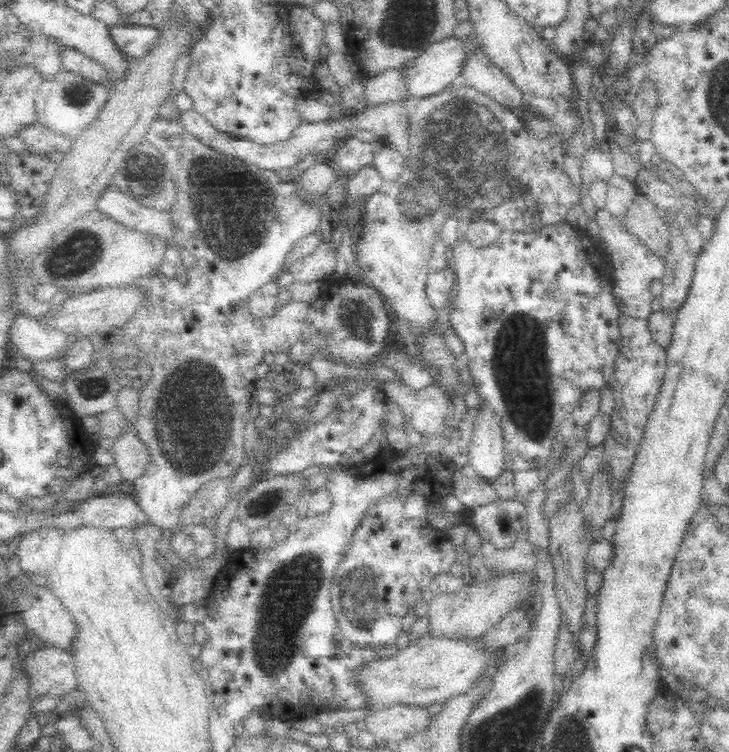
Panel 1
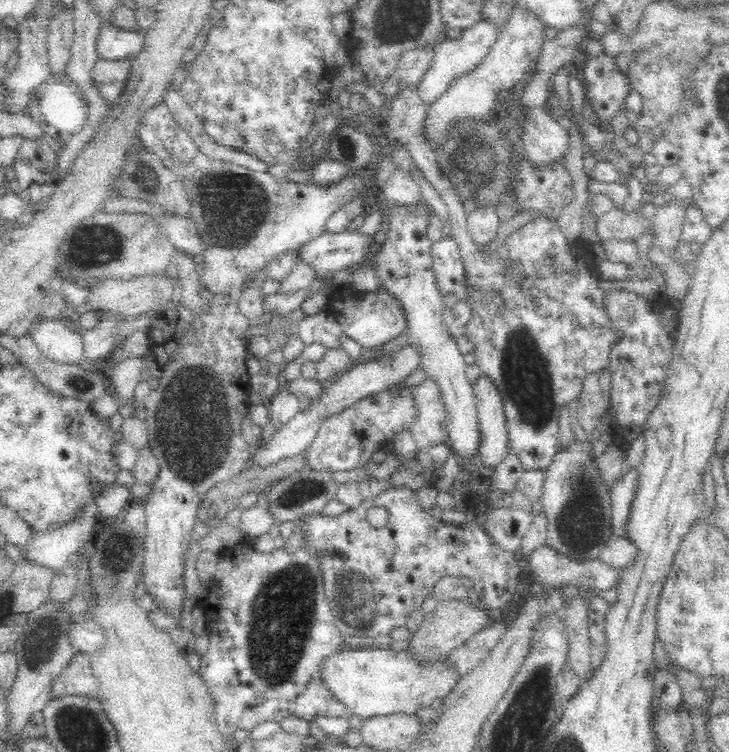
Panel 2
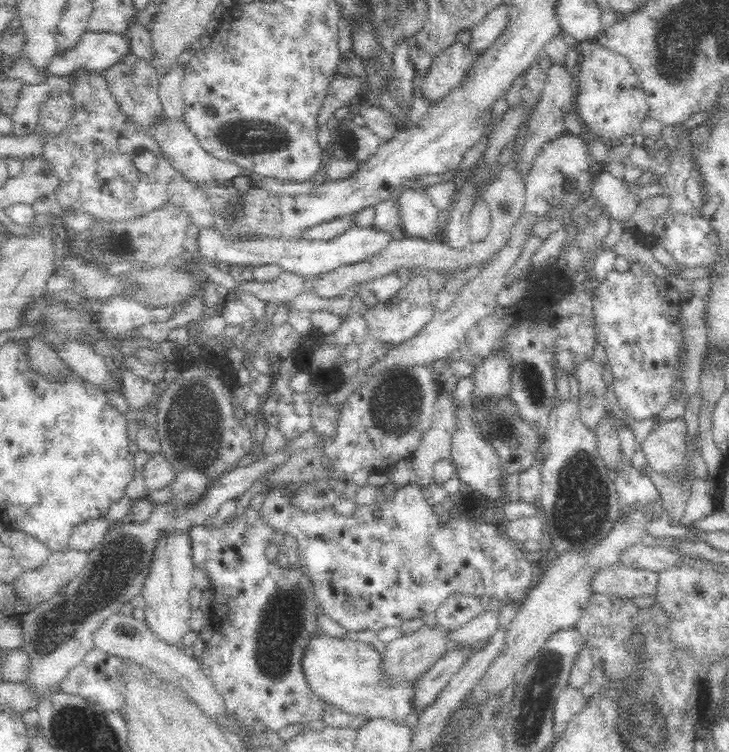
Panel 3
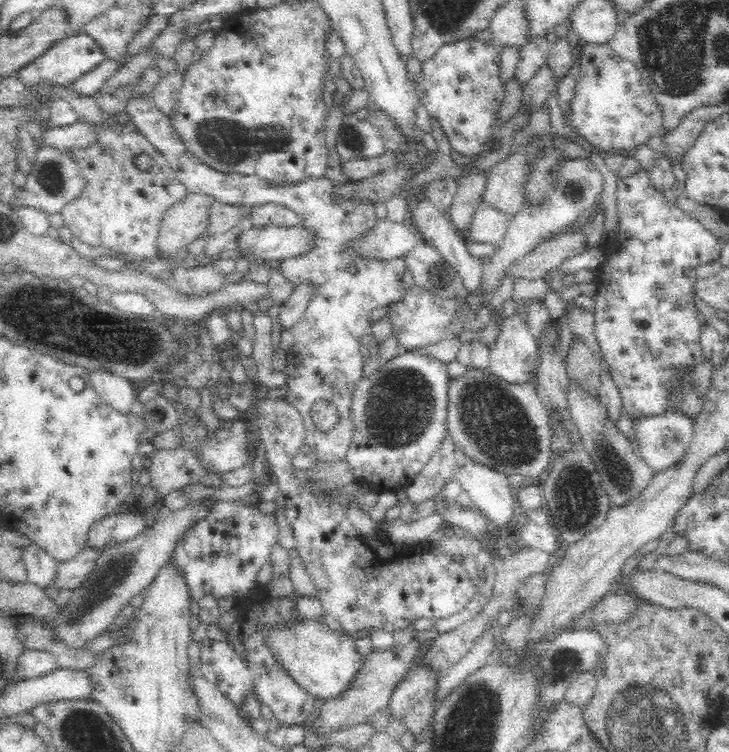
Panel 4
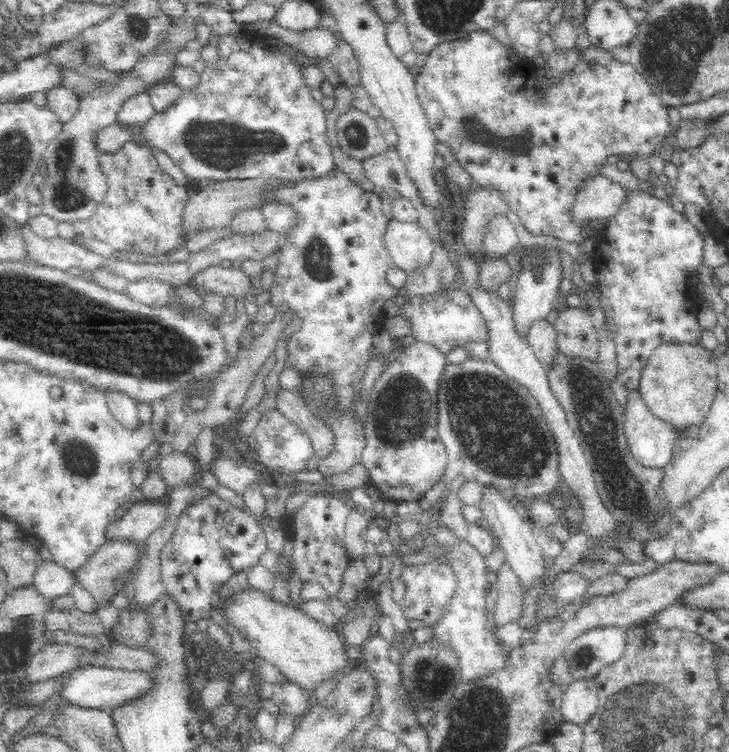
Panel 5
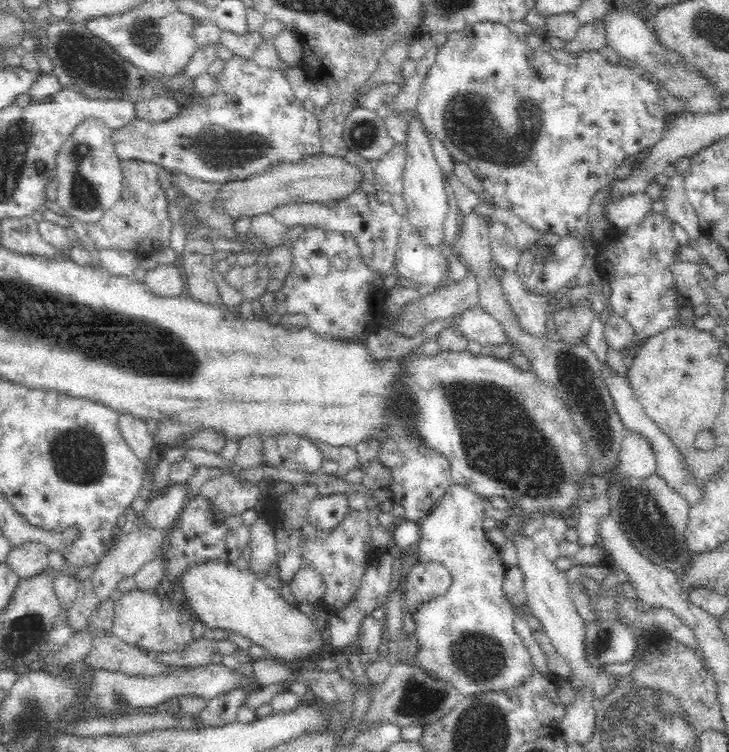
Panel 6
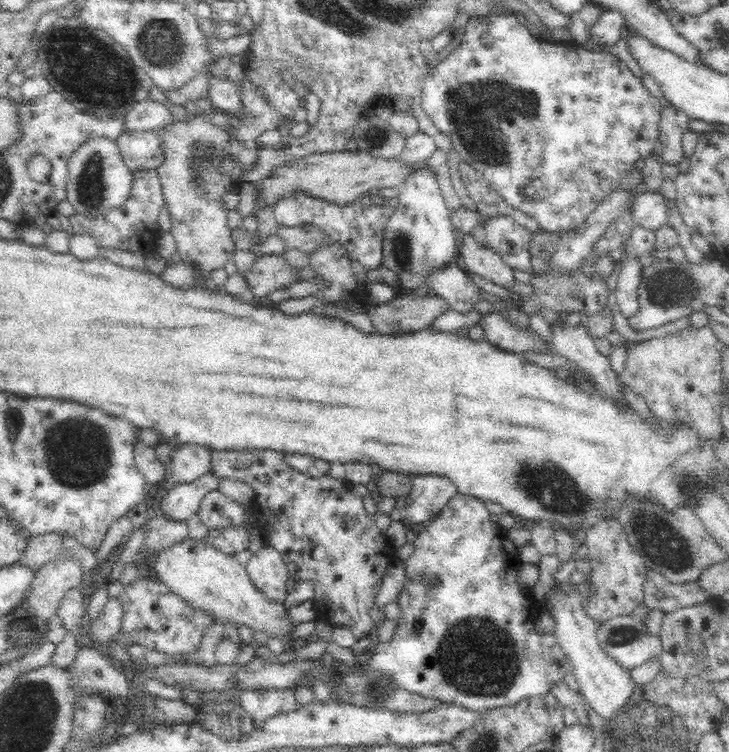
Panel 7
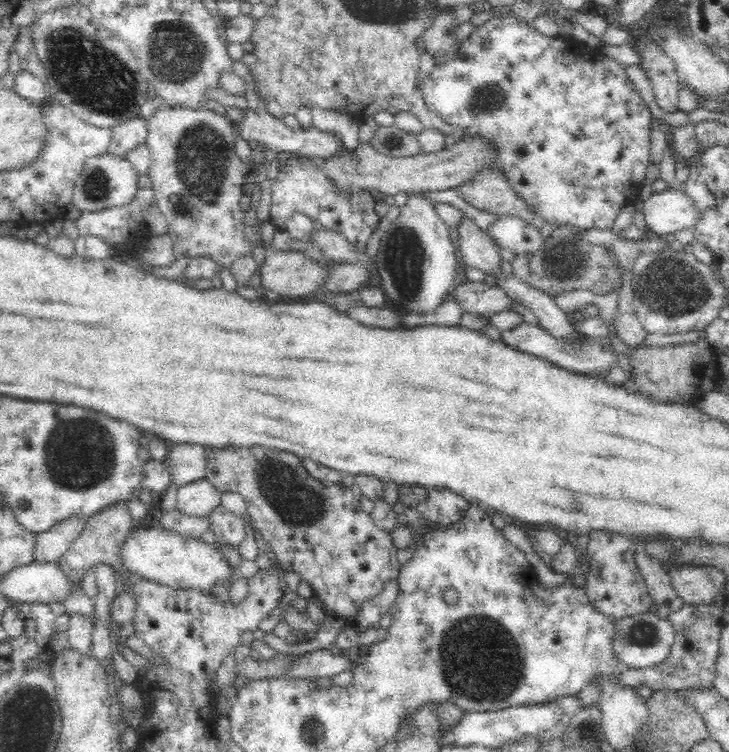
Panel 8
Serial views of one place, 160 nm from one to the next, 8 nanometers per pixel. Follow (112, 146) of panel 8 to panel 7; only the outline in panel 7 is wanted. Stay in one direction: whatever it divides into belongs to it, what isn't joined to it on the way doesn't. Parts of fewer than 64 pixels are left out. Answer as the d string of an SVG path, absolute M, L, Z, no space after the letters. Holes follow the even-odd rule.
M150 98L134 104L126 115L126 131L146 130L160 131L168 130L174 122L172 113L166 104L154 102Z

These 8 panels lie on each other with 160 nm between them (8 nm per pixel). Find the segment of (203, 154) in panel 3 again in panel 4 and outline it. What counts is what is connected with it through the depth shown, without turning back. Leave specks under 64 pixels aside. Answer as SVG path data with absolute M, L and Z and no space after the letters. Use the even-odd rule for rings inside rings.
M153 100L129 101L125 110L152 146L167 158L188 193L206 195L223 204L239 203L248 207L265 203L286 205L306 217L305 226L315 226L321 232L321 239L311 251L298 255L295 259L283 259L275 264L286 279L293 283L296 283L296 280L311 280L319 282L321 286L320 294L312 299L302 316L281 334L279 348L287 354L288 365L284 370L288 386L286 397L303 416L305 444L320 460L342 461L350 440L350 394L363 378L363 358L358 339L366 338L371 332L367 313L400 300L406 290L402 282L406 270L404 261L353 260L350 255L340 253L342 244L348 238L364 234L377 223L375 206L356 202L335 206L330 199L333 184L326 177L284 184L243 172L216 170L192 152L192 149L188 149L180 131L172 125L171 116L162 113ZM351 261L357 265L357 273L354 275L347 271ZM320 398L332 401L338 410L339 421L329 431L320 431L310 415L314 402Z

